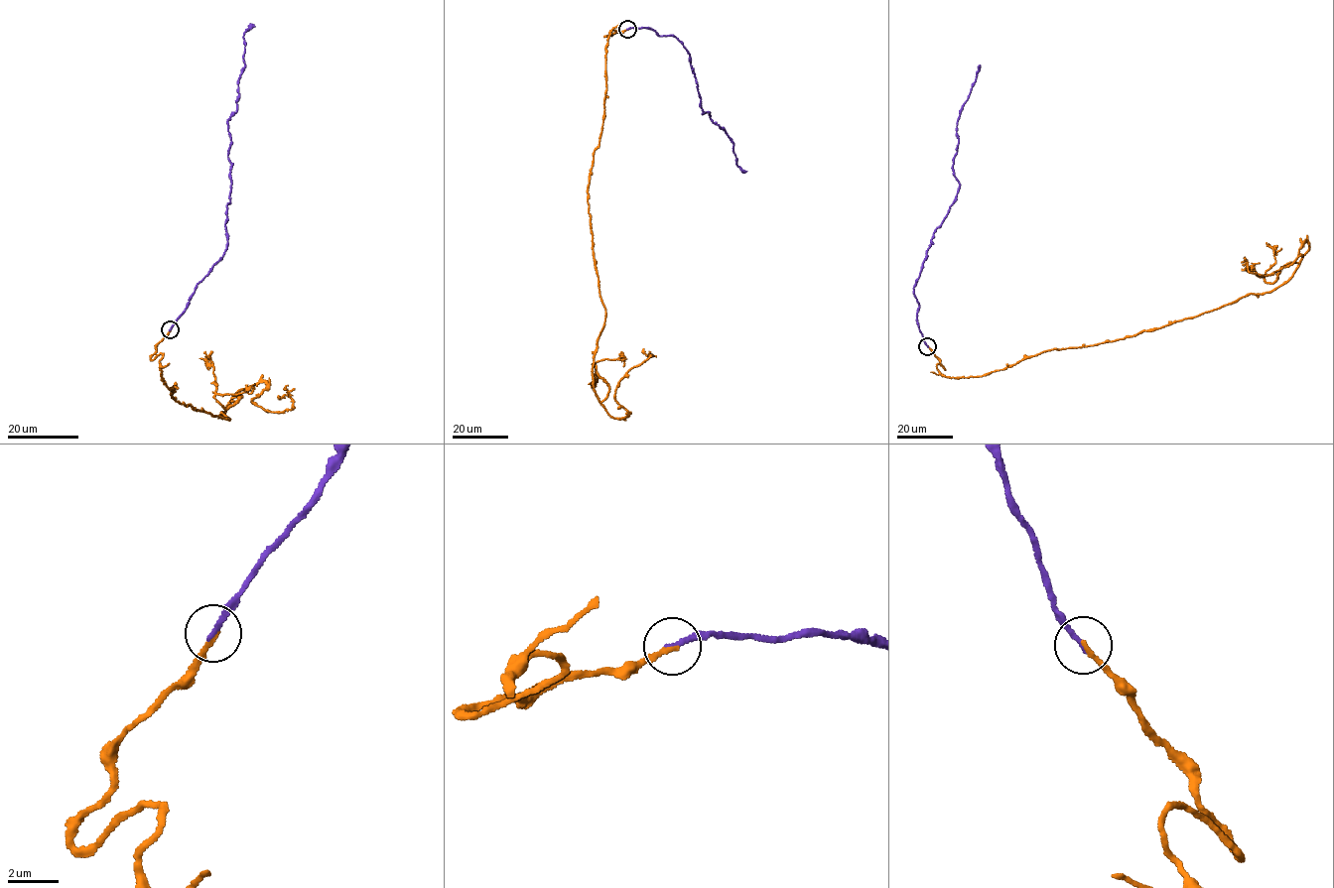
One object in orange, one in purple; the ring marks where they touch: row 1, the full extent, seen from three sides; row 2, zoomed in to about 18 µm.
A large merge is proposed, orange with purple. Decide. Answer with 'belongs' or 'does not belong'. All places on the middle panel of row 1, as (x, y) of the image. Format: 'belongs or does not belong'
belongs

